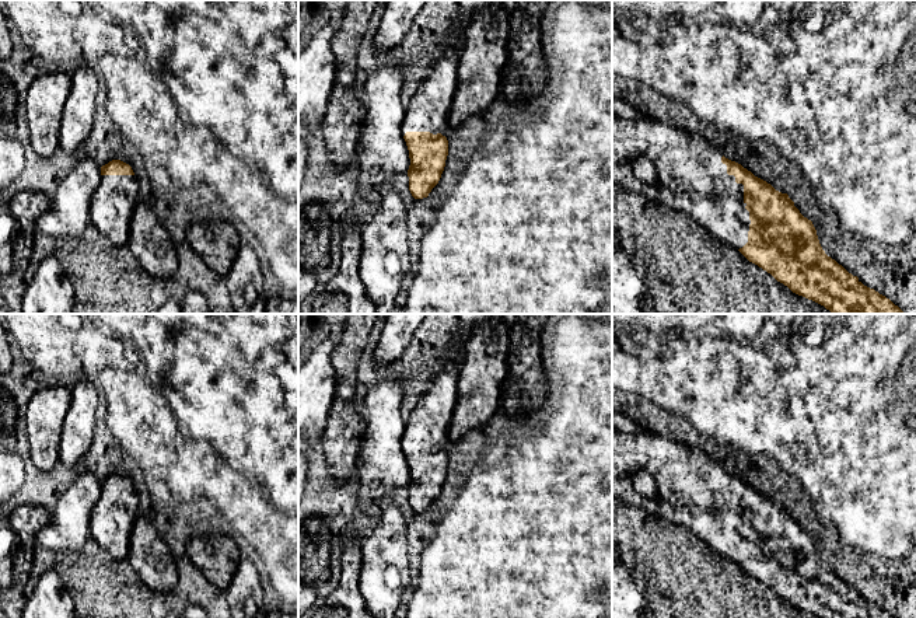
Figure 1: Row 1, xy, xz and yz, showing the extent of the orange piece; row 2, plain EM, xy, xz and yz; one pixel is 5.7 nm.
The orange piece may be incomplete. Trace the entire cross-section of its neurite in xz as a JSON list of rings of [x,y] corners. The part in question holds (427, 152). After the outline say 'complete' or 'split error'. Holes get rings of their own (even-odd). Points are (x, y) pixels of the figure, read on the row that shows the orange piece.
[[[450,48],[447,53],[430,67],[412,99],[406,104],[401,133],[409,150],[409,191],[415,199],[429,196],[431,189],[438,184],[445,167],[448,156],[448,140],[445,136],[450,128],[448,114],[457,88],[458,60],[457,52]]] | split error

